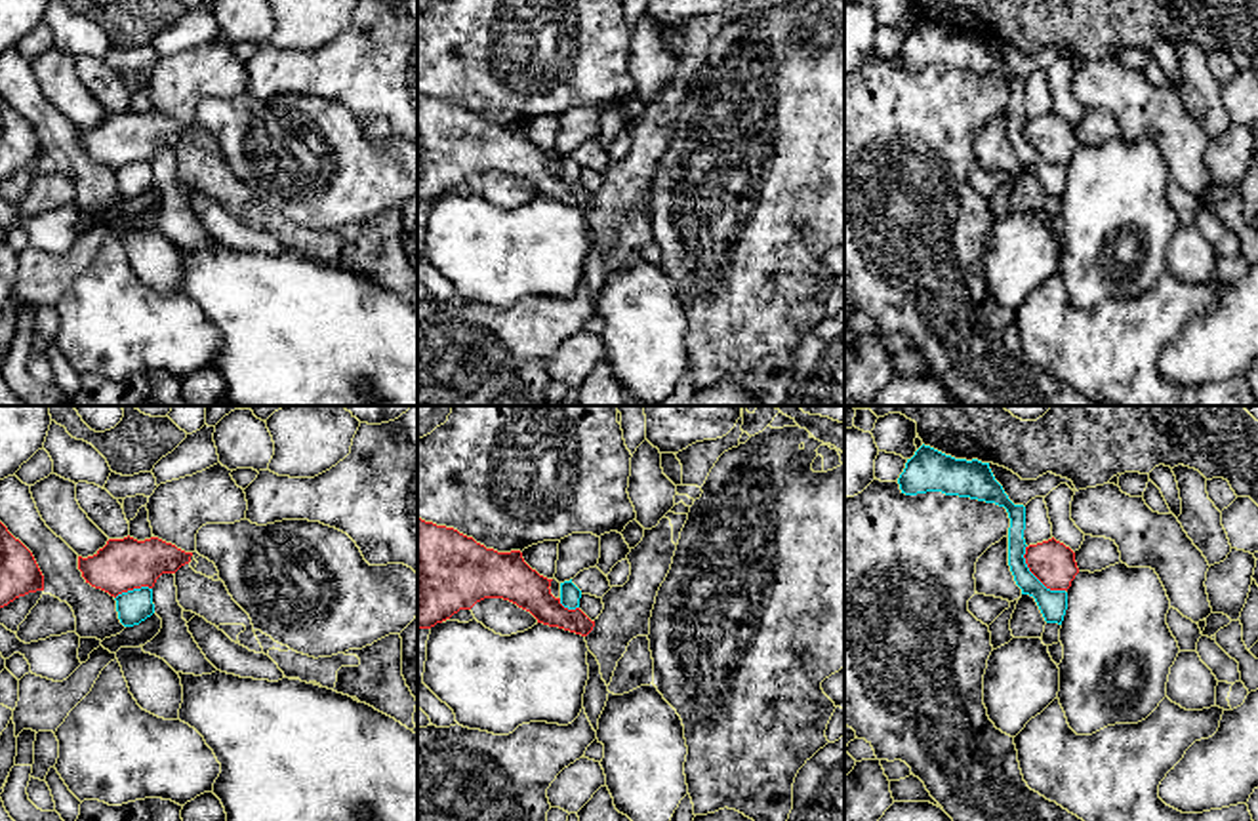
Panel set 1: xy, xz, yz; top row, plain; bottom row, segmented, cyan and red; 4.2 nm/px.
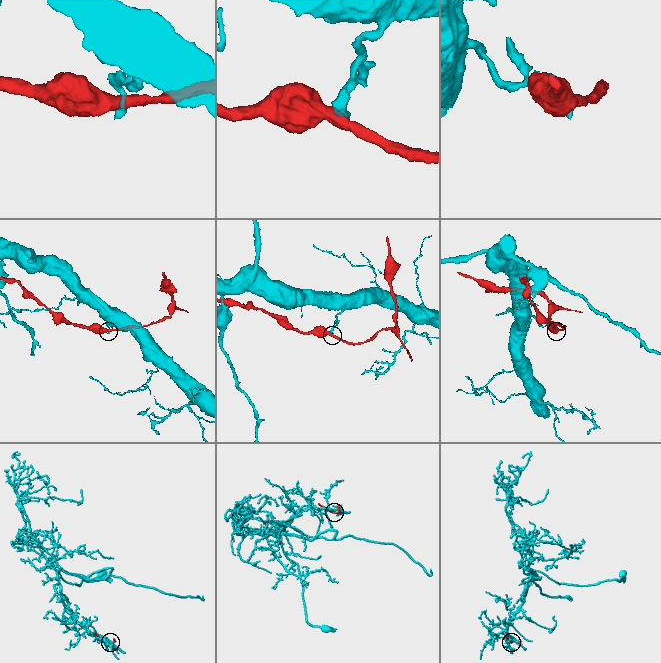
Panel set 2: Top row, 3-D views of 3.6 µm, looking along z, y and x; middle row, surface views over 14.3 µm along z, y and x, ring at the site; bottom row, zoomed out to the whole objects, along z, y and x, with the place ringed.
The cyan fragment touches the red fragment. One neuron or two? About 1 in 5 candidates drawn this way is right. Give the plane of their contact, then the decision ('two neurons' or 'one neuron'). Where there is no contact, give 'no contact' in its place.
yz | two neurons

